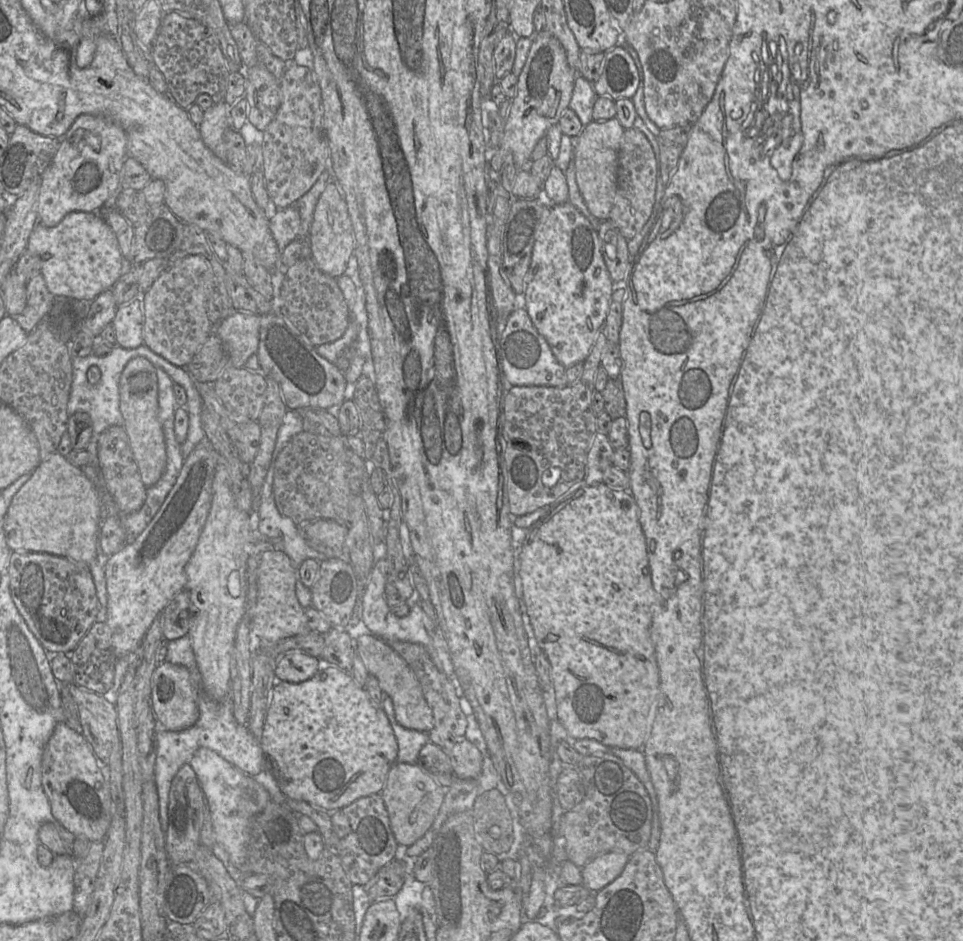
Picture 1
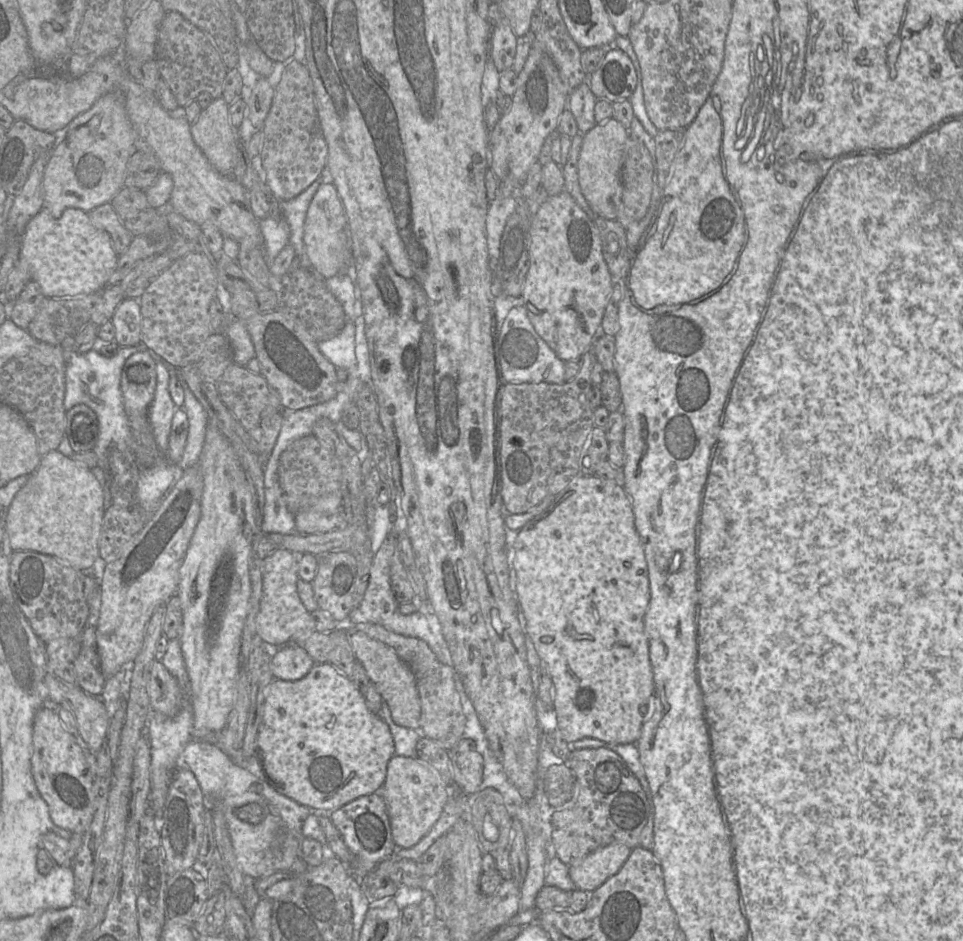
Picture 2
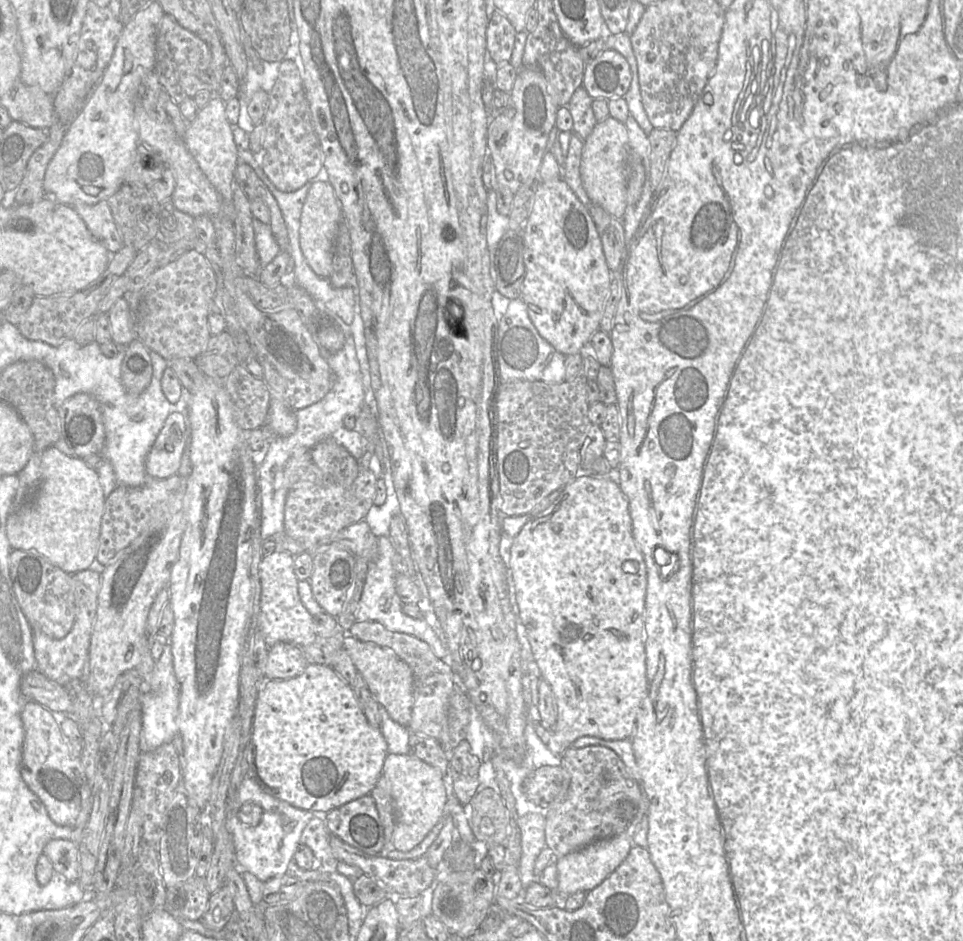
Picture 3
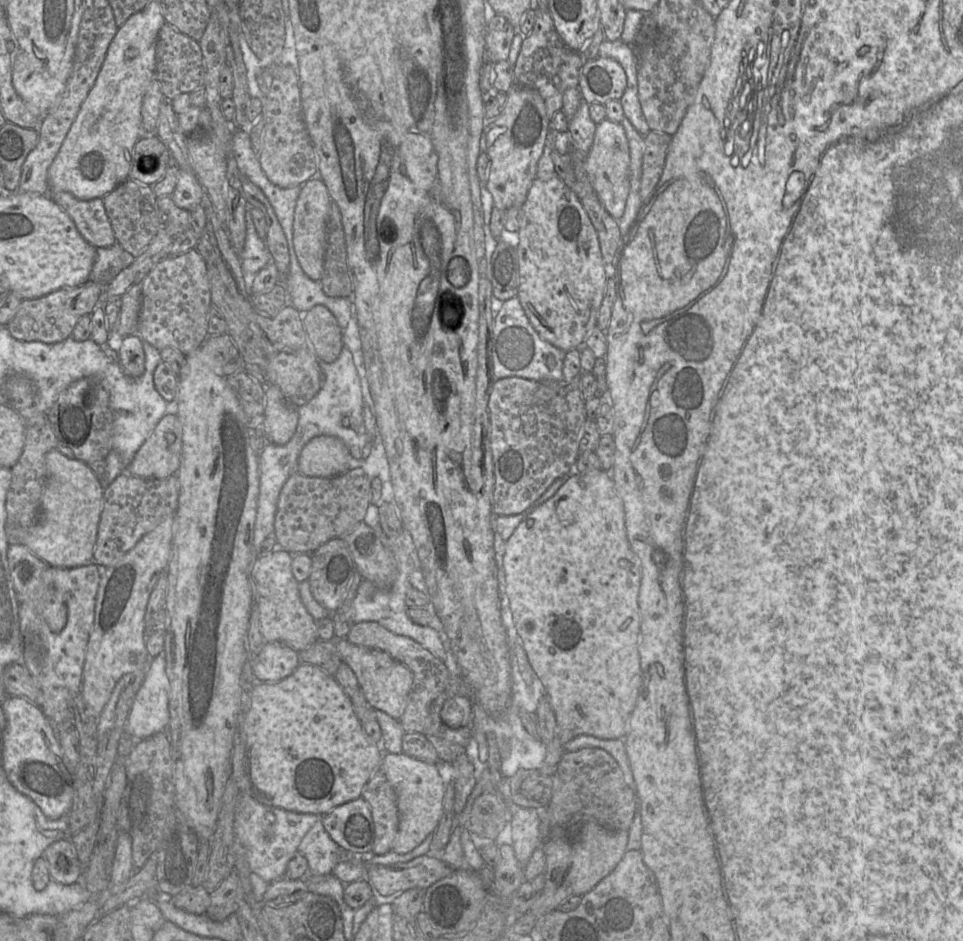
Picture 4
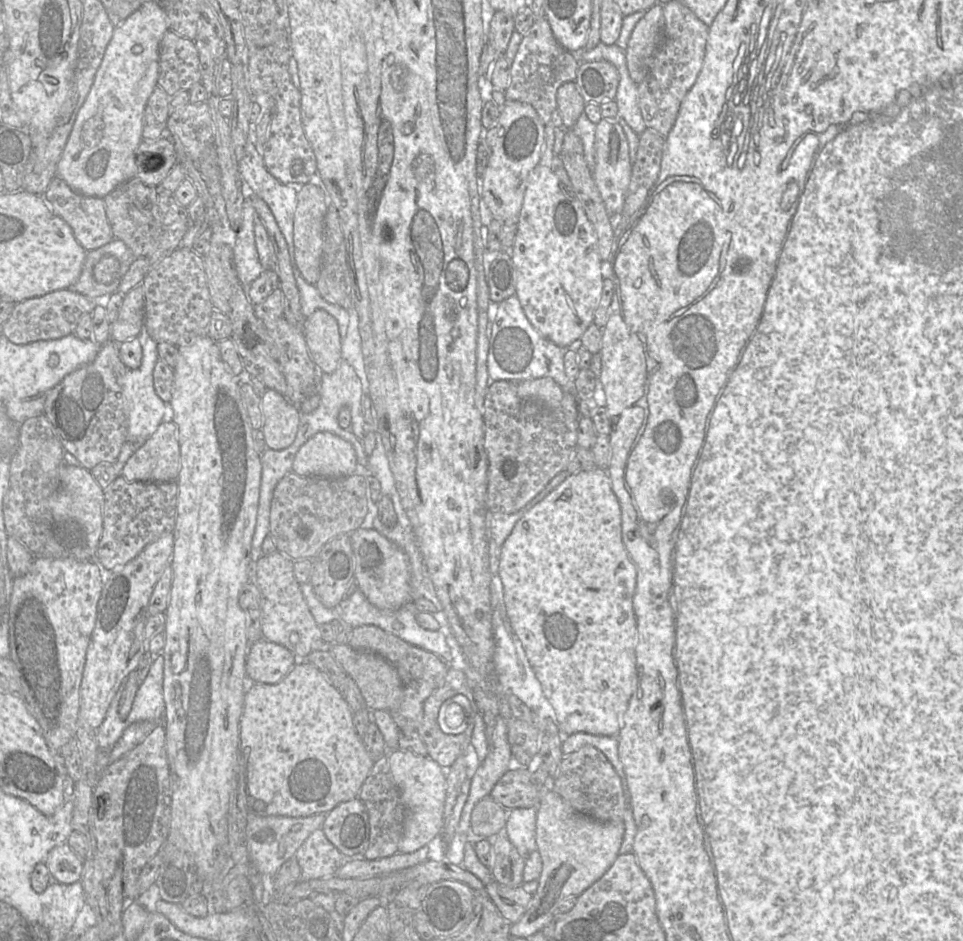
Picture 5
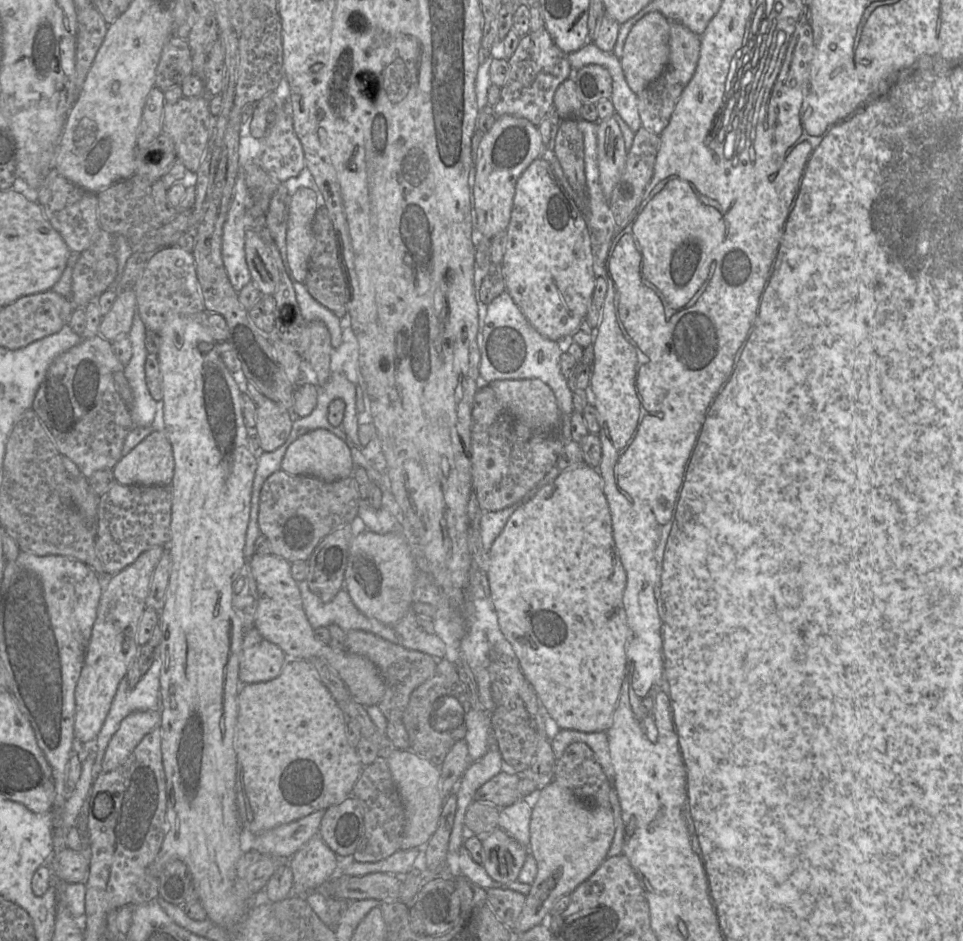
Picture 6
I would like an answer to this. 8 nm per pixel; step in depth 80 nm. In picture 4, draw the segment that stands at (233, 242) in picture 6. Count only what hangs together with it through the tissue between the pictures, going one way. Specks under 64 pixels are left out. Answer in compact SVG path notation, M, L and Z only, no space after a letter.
M247 205L245 212L246 239L241 253L238 254L242 273L257 274L262 268L272 261L271 254L257 234L250 206Z

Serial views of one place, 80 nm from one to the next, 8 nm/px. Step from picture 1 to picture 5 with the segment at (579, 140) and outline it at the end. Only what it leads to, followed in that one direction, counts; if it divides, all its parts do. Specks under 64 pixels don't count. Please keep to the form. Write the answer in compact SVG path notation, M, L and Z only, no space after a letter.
M602 119L596 126L596 162L592 176L610 215L621 214L631 178L631 158L625 132L616 120Z

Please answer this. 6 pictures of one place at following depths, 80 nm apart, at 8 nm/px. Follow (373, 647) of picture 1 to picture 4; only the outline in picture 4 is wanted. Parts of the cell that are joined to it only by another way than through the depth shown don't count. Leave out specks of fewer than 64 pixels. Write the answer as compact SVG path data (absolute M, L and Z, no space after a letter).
M338 639L337 652L340 660L346 663L354 672L358 686L370 707L383 711L392 718L399 720L408 702L412 687L411 671L387 653L373 648L352 644L348 639Z

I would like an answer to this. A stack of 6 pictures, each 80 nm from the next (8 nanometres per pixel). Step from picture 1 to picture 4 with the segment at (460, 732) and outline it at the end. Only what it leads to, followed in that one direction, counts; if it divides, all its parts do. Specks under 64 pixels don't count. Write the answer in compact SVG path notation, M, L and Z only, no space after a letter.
M359 622L353 624L346 638L352 644L378 649L387 653L411 671L413 675L412 687L404 713L398 721L405 732L418 732L426 735L431 724L430 705L446 688L450 677L450 672L444 662L436 658L413 639L394 634L377 622Z

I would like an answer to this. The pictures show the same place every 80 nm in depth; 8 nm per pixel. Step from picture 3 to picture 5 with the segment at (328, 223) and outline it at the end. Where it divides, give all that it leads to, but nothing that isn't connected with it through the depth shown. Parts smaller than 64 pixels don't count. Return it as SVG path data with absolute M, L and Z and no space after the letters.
M305 184L297 193L293 219L294 260L305 281L313 285L320 275L327 209L324 192L319 187Z

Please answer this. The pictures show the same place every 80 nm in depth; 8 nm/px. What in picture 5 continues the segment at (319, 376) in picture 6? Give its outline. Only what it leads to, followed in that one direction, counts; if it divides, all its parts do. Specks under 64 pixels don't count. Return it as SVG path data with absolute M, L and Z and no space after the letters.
M325 310L314 311L305 319L304 337L310 356L319 371L334 372L342 360L342 343L335 318Z

